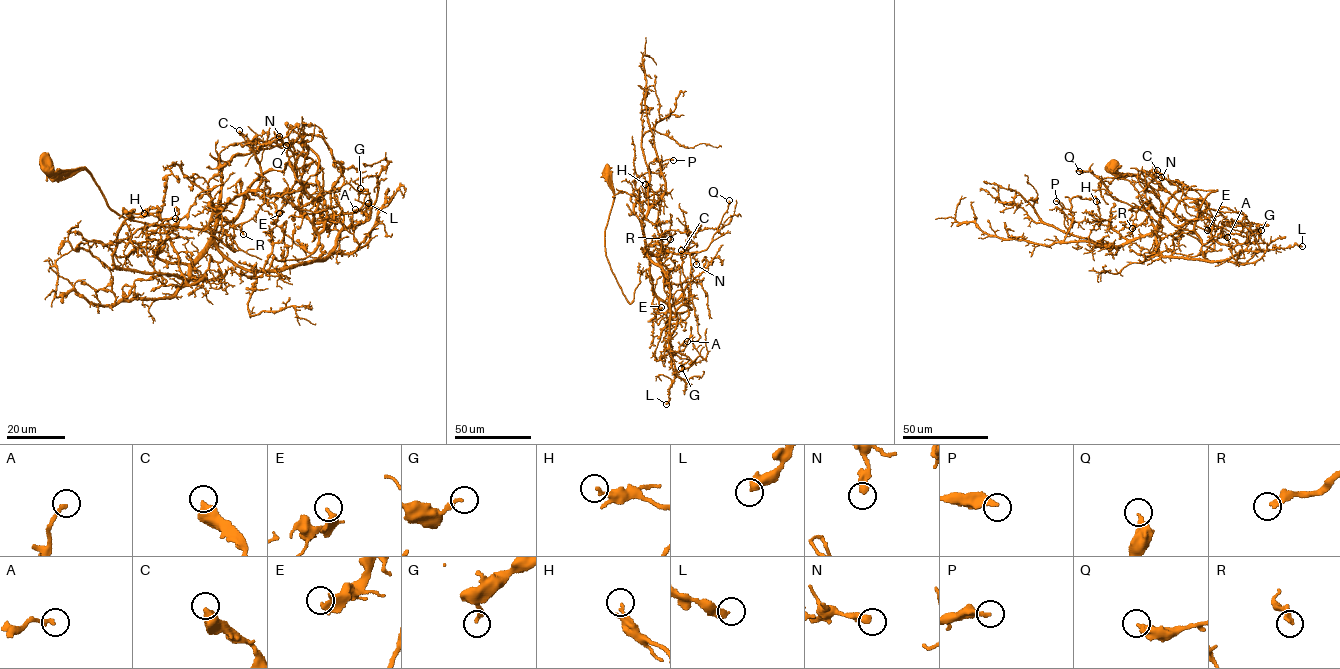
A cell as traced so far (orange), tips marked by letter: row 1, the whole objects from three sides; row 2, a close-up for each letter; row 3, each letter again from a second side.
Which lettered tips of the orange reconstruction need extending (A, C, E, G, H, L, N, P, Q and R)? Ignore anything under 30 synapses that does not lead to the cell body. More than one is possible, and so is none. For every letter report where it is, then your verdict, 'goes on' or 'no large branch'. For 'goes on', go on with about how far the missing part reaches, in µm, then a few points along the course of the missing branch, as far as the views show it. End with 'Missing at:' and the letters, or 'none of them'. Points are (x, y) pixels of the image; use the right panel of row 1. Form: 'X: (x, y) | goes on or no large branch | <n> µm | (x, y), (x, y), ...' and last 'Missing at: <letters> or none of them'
A: (1227, 237) | no large branch
C: (1157, 170) | no large branch
E: (1207, 230) | goes on | 30 µm | (1207, 230), (1205, 244), (1224, 255)
G: (1261, 230) | no large branch
H: (1096, 201) | no large branch
L: (1302, 246) | no large branch
N: (1161, 177) | no large branch
P: (1056, 201) | no large branch
Q: (1079, 171) | no large branch
R: (1132, 228) | goes on | 40 µm | (1132, 228), (1117, 234), (1114, 246), (1118, 251), (1130, 254), (1133, 260)
Missing at: E, R

